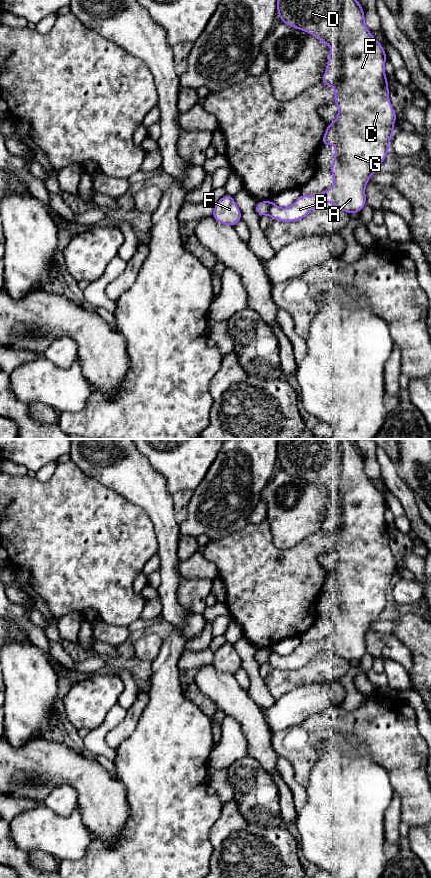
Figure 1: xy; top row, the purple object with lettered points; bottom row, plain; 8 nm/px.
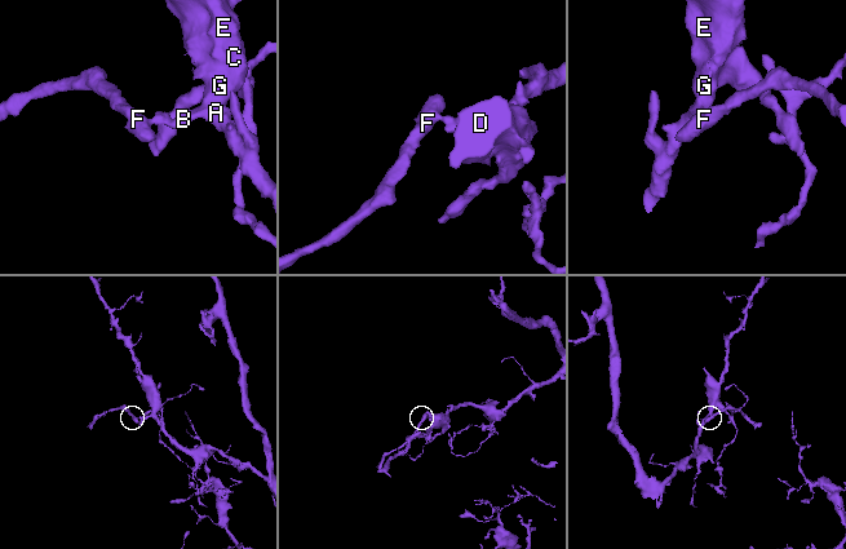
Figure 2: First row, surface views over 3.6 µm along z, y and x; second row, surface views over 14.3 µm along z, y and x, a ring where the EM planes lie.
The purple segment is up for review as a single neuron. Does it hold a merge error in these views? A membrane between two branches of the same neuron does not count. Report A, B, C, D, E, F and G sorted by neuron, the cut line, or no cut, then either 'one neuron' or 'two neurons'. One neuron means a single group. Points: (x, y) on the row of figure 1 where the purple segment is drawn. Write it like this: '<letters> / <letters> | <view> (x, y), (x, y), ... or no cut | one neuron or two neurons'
A B C D E G / F | xy (265, 201), (268, 207), (268, 214) | two neurons

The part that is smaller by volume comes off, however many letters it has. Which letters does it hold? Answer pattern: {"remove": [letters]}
{"remove": ["F"]}

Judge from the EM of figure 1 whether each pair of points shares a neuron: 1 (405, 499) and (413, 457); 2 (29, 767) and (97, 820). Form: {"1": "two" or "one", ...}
{"1": "two", "2": "one"}

